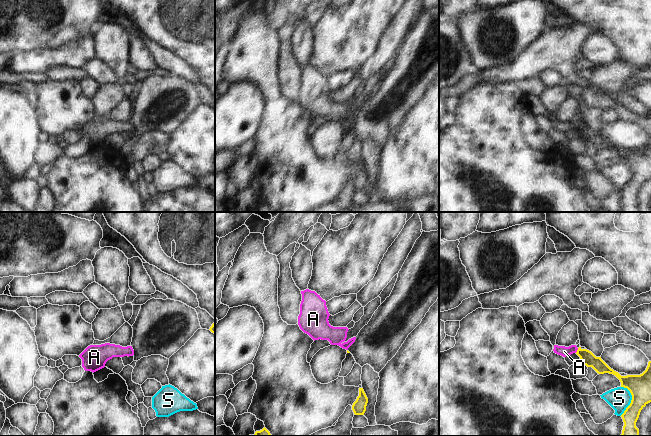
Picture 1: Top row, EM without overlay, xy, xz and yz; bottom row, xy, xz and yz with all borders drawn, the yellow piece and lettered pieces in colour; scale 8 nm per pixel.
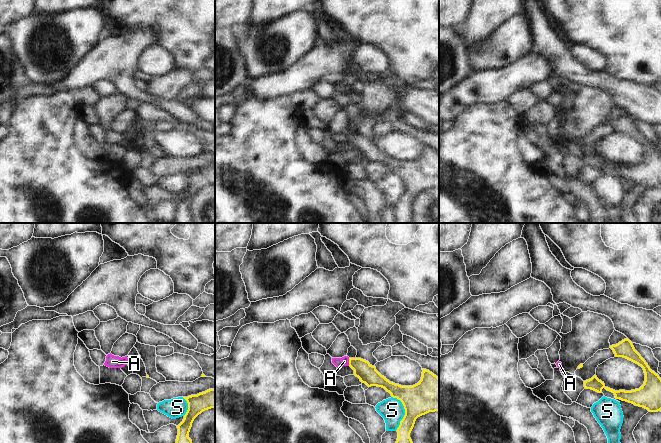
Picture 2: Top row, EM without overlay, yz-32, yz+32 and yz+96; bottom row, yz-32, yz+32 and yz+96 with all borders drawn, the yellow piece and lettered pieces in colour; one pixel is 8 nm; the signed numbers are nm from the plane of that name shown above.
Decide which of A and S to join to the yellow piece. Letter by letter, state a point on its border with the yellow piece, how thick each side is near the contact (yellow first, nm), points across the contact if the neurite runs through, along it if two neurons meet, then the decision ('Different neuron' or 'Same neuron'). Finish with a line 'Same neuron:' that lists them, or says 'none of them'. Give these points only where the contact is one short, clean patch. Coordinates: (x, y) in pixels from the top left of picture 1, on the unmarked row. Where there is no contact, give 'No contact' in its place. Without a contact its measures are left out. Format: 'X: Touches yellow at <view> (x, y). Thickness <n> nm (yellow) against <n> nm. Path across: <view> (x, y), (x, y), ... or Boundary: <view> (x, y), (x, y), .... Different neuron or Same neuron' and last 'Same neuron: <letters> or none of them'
A: Touches yellow at yz (577, 126). Thickness 110 nm (yellow) against 80 nm. Path across: yz (587, 133), (577, 126), (564, 127). Same neuron
S: Touches yellow at yz (631, 176). Thickness 180 nm (yellow) against 180 nm. Boundary: yz (623, 162), (629, 167), (631, 178), (620, 191). Different neuron
Same neuron: A.

